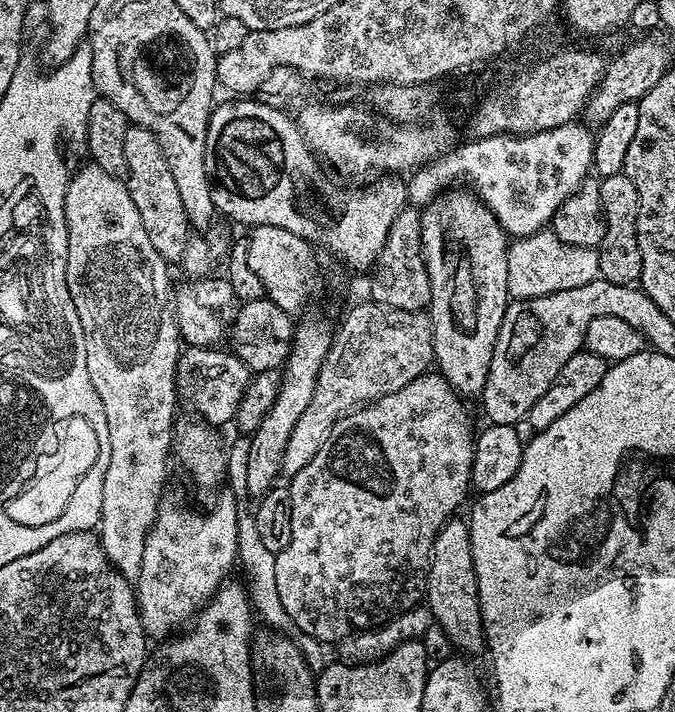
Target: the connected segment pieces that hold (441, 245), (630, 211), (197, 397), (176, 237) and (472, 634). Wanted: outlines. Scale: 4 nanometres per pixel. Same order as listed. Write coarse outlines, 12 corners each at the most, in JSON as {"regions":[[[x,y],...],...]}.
{"regions":[[[475,191],[420,212],[434,364],[483,385],[510,240]],[[623,172],[600,180],[600,276],[635,285],[642,274],[640,203]],[[185,347],[176,395],[231,425],[254,373],[235,352]],[[126,130],[128,193],[154,250],[183,261],[190,225],[150,130]],[[468,520],[434,538],[426,607],[449,645],[486,648]]]}

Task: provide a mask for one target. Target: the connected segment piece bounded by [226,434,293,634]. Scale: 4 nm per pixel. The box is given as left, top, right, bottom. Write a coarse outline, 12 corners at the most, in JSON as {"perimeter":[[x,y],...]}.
{"perimeter":[[251,435],[227,449],[238,524],[237,559],[253,611],[271,631],[293,631],[278,597],[276,553],[259,537],[246,490]]}

